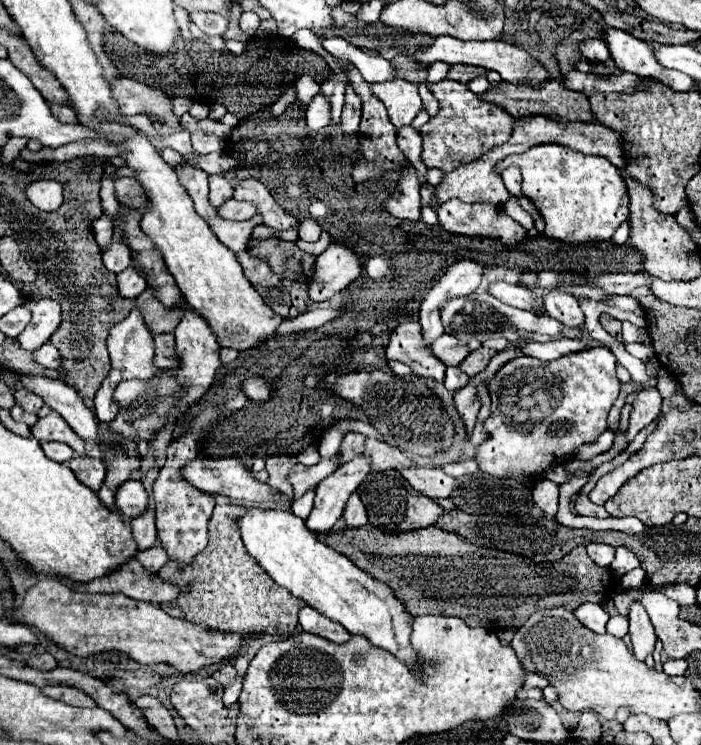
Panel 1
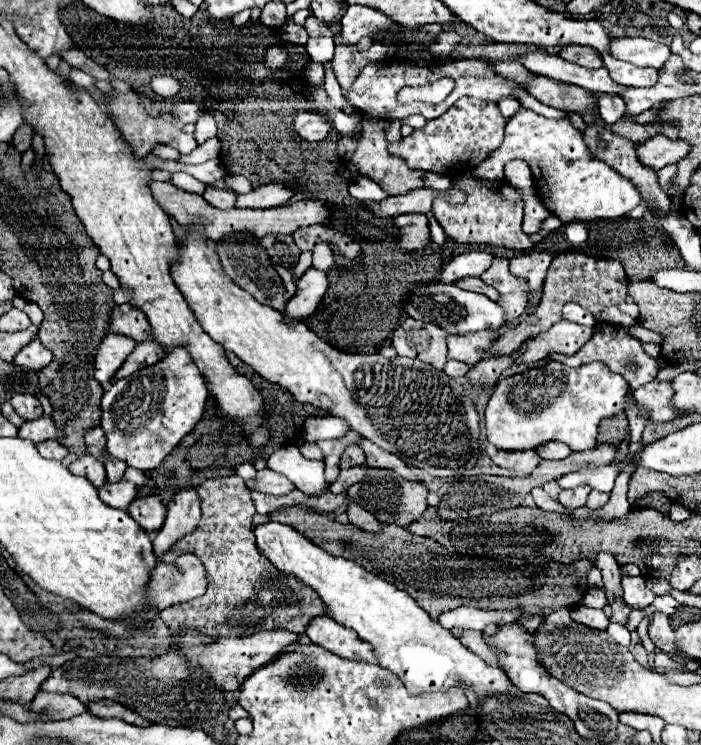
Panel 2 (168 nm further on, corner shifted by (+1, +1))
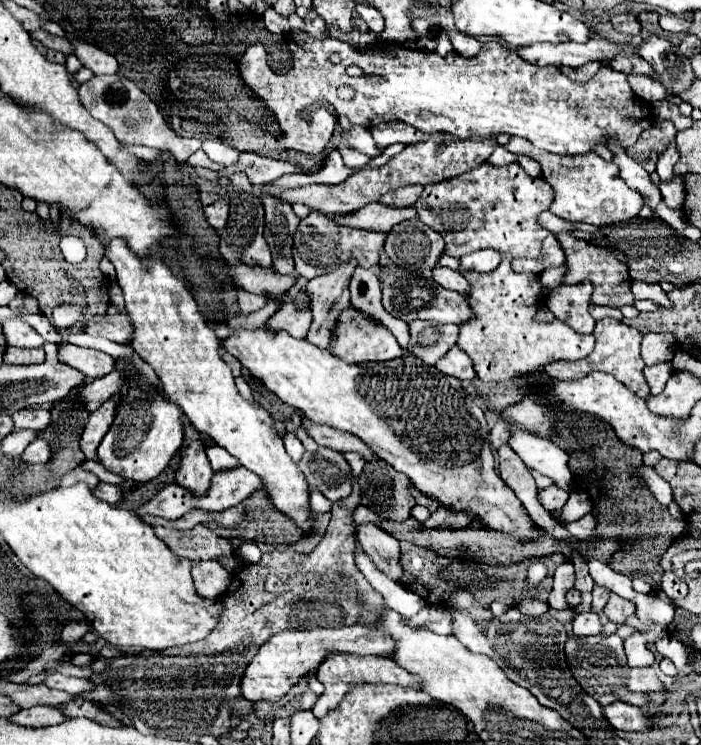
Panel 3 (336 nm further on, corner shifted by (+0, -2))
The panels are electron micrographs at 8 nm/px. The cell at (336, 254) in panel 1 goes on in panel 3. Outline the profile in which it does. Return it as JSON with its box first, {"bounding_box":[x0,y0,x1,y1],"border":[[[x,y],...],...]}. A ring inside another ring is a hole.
{"bounding_box":[265,303,311,339],"border":[[[287,303],[265,323],[267,331],[287,331],[295,339],[305,339],[311,325],[311,309],[297,311],[295,303]]]}

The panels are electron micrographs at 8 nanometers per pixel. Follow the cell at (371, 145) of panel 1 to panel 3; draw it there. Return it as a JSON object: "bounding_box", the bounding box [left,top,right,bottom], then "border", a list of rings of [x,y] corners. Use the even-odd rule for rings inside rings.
{"bounding_box":[381,185,423,207],"border":[[[407,185],[407,187],[399,187],[395,191],[389,191],[387,195],[381,197],[383,205],[389,205],[389,207],[411,207],[419,195],[421,195],[423,187],[419,185]]]}

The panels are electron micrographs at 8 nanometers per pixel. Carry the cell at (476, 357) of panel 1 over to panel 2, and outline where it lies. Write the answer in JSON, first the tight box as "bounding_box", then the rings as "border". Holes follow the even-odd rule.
{"bounding_box":[488,252,628,356],"border":[[[582,252],[560,254],[552,260],[552,264],[548,268],[548,276],[544,282],[544,294],[542,294],[538,312],[534,316],[530,316],[530,320],[524,320],[514,332],[504,332],[492,344],[492,348],[488,352],[492,356],[512,354],[526,338],[536,336],[536,334],[544,332],[546,328],[550,328],[550,324],[556,324],[558,320],[562,320],[562,304],[566,304],[566,302],[576,302],[582,308],[586,308],[588,312],[592,312],[594,316],[598,316],[602,310],[606,310],[610,306],[620,306],[626,300],[626,294],[628,294],[628,278],[626,278],[620,262],[606,260],[606,258],[592,258]]]}

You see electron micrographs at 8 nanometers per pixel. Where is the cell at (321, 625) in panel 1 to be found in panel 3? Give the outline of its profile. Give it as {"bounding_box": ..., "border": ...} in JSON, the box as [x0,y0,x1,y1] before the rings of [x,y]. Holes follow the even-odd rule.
{"bounding_box":[313,655,423,719],"border":[[[329,655],[327,661],[319,667],[317,677],[325,685],[323,695],[319,697],[319,701],[313,707],[313,715],[317,719],[323,719],[327,713],[331,713],[341,703],[341,699],[351,691],[351,685],[361,685],[361,683],[373,683],[373,685],[389,683],[391,685],[393,683],[393,685],[401,685],[401,687],[411,687],[411,689],[423,691],[423,683],[421,683],[421,679],[417,675],[411,675],[409,671],[399,667],[393,659],[383,659],[383,657],[375,657],[375,655],[371,655],[371,657]]]}

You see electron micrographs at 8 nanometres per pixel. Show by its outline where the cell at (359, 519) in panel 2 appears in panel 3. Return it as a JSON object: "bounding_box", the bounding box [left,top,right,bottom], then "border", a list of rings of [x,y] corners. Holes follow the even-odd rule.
{"bounding_box":[357,523,403,581],"border":[[[367,523],[367,525],[359,525],[357,541],[385,575],[389,575],[393,581],[401,581],[403,567],[399,555],[399,541],[393,535],[381,531],[373,523]]]}

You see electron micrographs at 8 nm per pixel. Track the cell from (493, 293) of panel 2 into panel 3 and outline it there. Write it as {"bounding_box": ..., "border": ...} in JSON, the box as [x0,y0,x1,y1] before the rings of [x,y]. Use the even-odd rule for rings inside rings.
{"bounding_box":[431,267,469,295],"border":[[[435,267],[431,273],[433,273],[435,283],[439,283],[439,285],[445,287],[445,289],[459,291],[461,295],[465,295],[465,291],[469,291],[469,283],[467,283],[467,279],[465,279],[461,273],[453,271],[453,269],[447,269],[447,267]]]}

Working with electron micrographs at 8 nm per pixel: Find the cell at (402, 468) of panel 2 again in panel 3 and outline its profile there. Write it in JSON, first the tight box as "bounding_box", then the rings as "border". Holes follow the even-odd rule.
{"bounding_box":[301,425,377,461],"border":[[[301,425],[301,427],[307,431],[307,435],[309,435],[315,443],[319,443],[319,445],[323,445],[323,447],[331,447],[331,449],[341,451],[341,453],[359,451],[367,461],[377,459],[375,453],[371,453],[371,449],[369,449],[367,445],[363,445],[361,439],[355,437],[355,435],[351,435],[351,433],[343,433],[343,431],[333,429],[333,427],[329,427],[329,425],[311,425],[311,427]]]}

